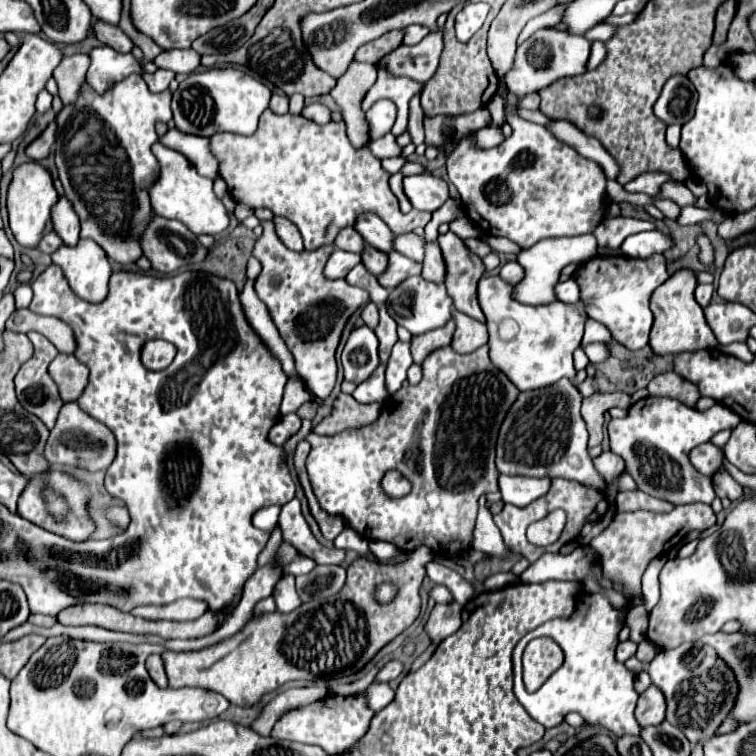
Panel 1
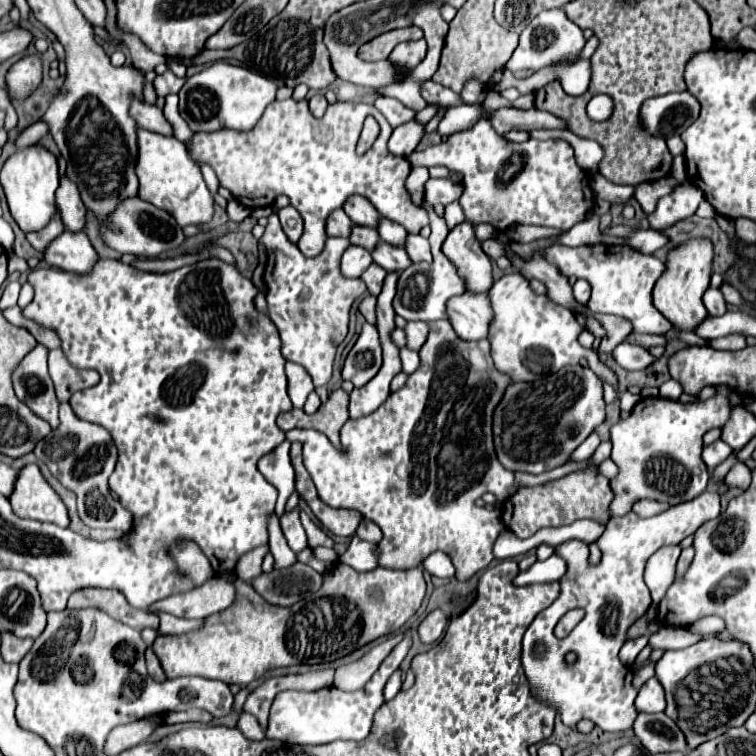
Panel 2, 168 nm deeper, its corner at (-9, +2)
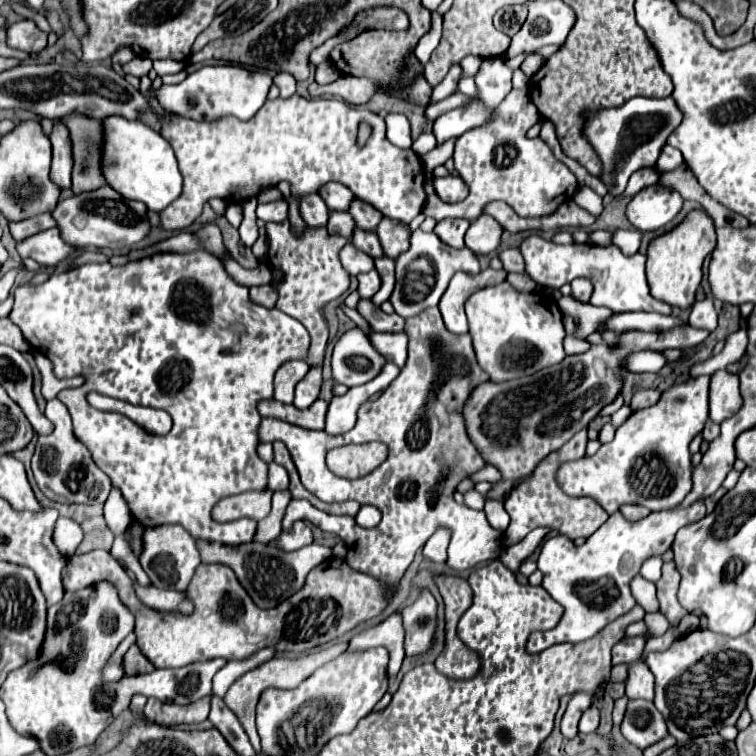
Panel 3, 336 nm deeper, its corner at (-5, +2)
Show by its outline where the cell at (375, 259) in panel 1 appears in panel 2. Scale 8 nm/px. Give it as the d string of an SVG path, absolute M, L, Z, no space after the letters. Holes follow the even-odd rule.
M353 226L351 234L349 234L349 242L351 244L357 244L357 246L363 246L367 250L373 250L379 242L379 234L375 228L367 228L367 226Z

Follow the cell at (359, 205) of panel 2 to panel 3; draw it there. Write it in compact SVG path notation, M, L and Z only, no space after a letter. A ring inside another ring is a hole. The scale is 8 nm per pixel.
M331 182L331 186L325 186L325 190L321 190L321 198L329 206L329 210L349 212L349 206L355 200L355 194L347 186Z

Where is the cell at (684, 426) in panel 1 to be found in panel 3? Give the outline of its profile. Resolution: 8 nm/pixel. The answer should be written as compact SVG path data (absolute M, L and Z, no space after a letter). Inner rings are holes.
M711 376L689 378L679 386L665 390L657 404L633 412L617 428L615 440L609 444L603 444L595 456L585 456L577 462L567 462L559 468L557 480L561 488L571 496L595 498L609 514L617 512L623 504L641 504L653 512L679 506L693 488L693 480L691 480L693 464L691 464L689 442L697 434L701 434L701 430L705 428L705 422L709 420L709 382L711 382Z

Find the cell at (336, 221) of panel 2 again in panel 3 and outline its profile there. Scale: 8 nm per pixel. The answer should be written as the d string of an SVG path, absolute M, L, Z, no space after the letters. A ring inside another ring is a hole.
M321 196L305 198L305 206L301 206L301 214L305 214L305 222L311 228L323 228L329 222L329 208Z

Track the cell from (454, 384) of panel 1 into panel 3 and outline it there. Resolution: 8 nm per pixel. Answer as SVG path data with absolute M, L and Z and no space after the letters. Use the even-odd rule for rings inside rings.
M439 308L425 310L425 314L409 318L405 334L409 336L407 364L377 400L369 400L361 406L357 414L359 420L353 430L333 436L325 430L305 430L273 418L263 418L259 430L261 442L285 442L303 486L319 500L357 500L359 504L379 508L383 514L377 528L365 530L357 526L355 518L327 516L307 500L291 499L283 518L283 530L291 530L297 520L304 520L325 532L341 536L347 544L345 562L363 574L385 578L385 582L399 582L403 578L417 550L423 548L437 528L451 530L447 565L459 572L495 560L499 556L501 540L501 532L489 526L485 514L467 506L457 506L453 498L461 480L471 478L475 472L485 468L483 456L467 436L463 406L469 400L469 394L489 380L489 374L481 370L475 360L471 336L451 334L443 324ZM373 440L381 440L389 446L389 456L377 470L357 480L339 478L329 472L325 454L331 448Z

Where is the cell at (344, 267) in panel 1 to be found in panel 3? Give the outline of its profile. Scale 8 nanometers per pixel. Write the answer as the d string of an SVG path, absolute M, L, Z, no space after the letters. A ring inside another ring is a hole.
M351 242L345 244L345 248L339 252L339 260L341 260L343 268L345 268L351 276L357 276L357 274L361 274L361 272L373 270L373 258L369 258L365 252L357 250Z

